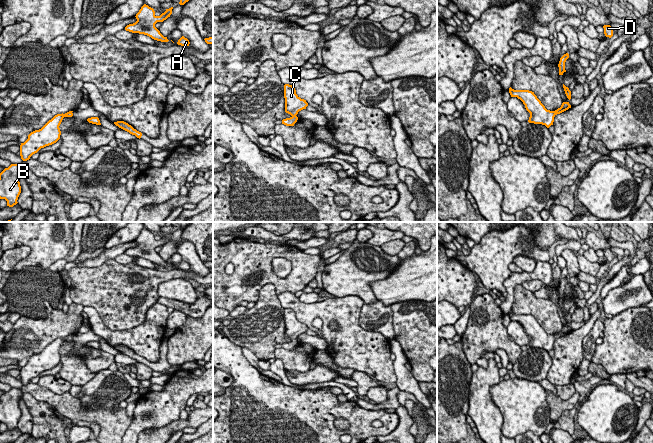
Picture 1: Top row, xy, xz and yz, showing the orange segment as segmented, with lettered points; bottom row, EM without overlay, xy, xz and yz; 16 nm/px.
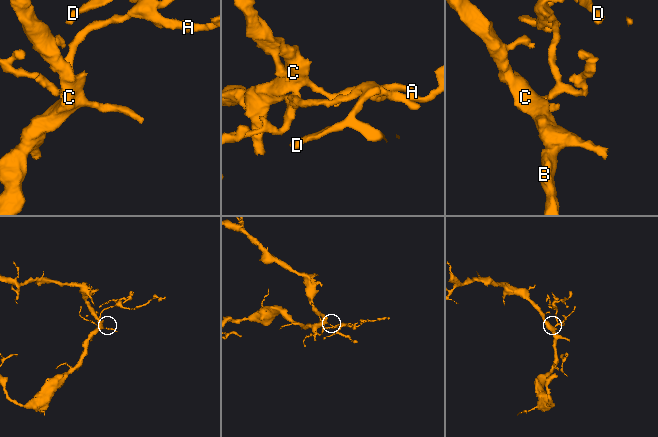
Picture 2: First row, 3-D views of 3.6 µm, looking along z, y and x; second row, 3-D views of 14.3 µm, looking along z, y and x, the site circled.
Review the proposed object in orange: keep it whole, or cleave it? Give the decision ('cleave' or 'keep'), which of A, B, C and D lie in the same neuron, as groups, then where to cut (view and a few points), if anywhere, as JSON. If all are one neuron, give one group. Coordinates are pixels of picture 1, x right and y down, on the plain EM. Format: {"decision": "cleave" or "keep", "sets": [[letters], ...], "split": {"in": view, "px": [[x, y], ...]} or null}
{"decision": "keep", "sets": [["A", "B", "C", "D"]], "split": null}

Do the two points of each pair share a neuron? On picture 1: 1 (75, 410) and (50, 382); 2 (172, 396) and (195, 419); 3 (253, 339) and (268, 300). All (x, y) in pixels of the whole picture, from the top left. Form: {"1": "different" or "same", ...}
{"1": "different", "2": "different", "3": "same"}

